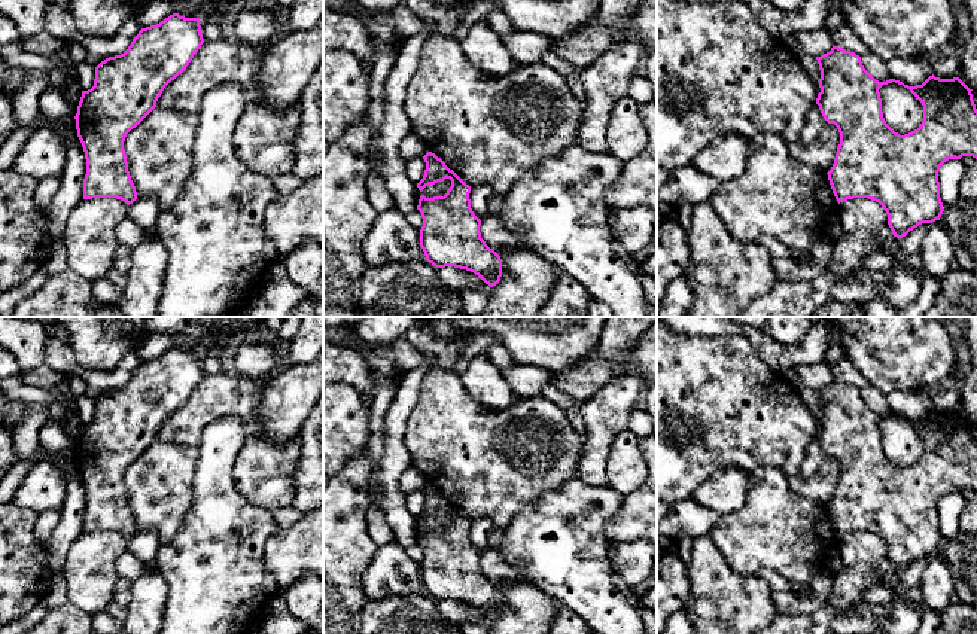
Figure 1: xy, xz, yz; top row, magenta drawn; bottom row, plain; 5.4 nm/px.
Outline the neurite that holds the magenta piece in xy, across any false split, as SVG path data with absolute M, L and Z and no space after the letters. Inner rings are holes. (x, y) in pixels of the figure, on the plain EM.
M173 347L156 359L141 362L124 387L95 400L94 420L82 424L74 449L86 493L83 533L116 531L128 539L137 533L124 482L125 470L156 441L164 421L186 403L203 377L200 351Z

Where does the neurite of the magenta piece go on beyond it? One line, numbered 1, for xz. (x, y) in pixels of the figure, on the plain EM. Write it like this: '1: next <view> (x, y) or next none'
1: next none

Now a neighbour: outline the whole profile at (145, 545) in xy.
M156 530L137 531L128 539L128 551L146 564L155 563L159 545Z

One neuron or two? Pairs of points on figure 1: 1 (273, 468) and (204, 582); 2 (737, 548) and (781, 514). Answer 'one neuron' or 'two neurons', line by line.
1: two neurons
2: one neuron

